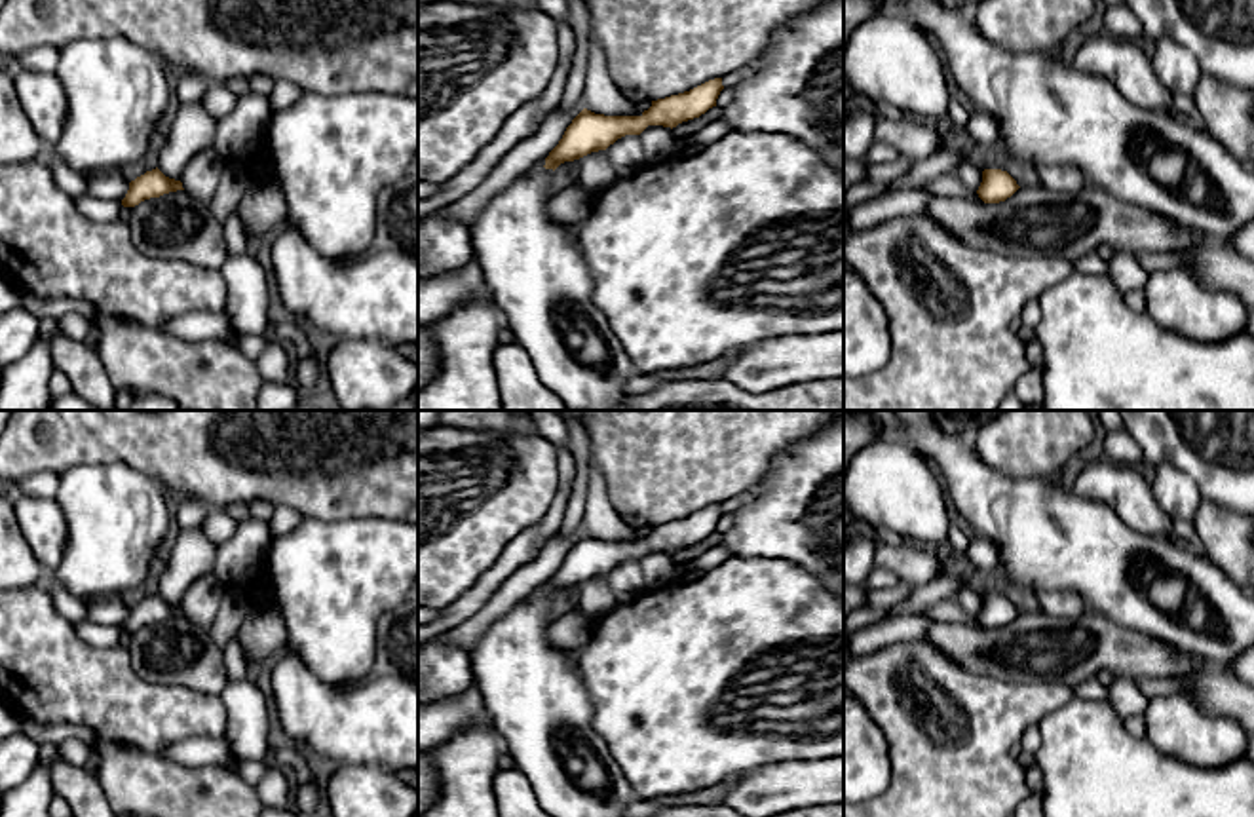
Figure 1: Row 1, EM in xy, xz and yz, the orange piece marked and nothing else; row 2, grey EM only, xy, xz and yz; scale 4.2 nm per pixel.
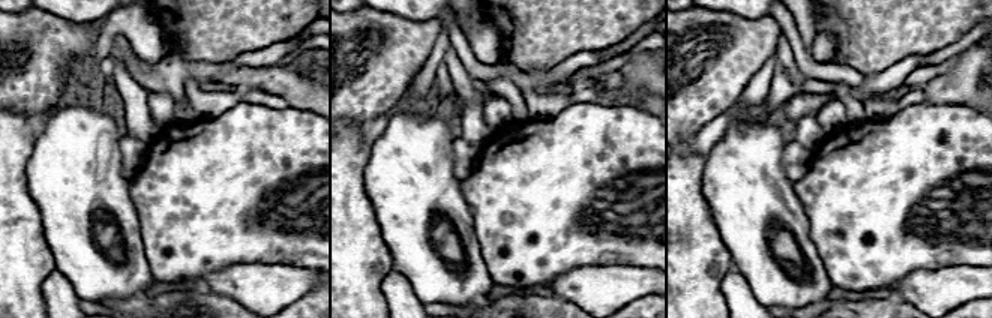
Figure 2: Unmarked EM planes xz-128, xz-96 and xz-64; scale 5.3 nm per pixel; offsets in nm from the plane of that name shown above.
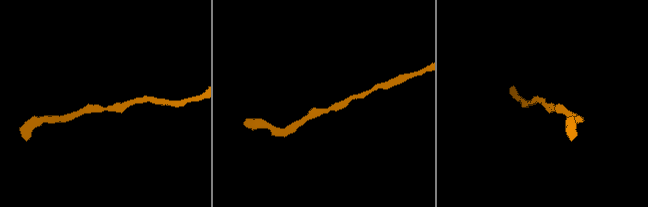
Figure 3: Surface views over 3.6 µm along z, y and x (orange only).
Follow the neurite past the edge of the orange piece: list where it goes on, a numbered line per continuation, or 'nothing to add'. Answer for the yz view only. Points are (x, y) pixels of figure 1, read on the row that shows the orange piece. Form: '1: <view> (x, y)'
nothing to add

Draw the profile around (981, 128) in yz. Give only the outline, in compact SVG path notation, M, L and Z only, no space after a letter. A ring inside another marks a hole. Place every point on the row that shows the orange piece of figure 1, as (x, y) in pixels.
M973 110L961 137L969 146L992 144L998 139L998 122L986 110Z

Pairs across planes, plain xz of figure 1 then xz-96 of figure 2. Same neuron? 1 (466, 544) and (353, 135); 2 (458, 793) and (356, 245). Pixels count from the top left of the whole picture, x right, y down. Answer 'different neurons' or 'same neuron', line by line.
1: different neurons
2: same neuron

